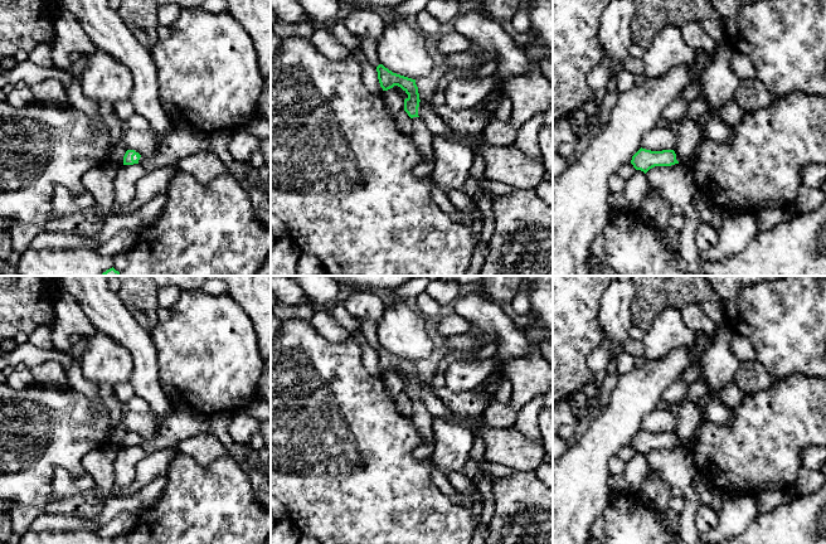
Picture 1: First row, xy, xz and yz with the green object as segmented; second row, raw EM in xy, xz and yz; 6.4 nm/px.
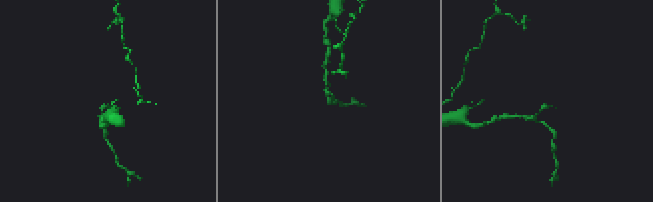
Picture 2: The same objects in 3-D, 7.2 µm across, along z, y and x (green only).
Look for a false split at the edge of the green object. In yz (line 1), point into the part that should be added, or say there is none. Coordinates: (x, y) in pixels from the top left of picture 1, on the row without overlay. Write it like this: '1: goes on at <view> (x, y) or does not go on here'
1: does not go on here

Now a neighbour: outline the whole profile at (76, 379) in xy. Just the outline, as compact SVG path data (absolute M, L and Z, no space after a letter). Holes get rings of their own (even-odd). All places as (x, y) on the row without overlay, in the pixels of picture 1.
M71 364L65 369L65 375L68 379L68 385L74 390L84 394L92 400L93 405L98 409L101 414L108 414L108 411L99 395L99 388L96 383L88 382L83 374L82 368L78 364Z

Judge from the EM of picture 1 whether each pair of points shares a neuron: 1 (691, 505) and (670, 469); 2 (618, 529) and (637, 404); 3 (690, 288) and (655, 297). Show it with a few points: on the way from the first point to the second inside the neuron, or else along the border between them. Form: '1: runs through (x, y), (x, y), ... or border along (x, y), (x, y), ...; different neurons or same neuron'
1: runs through (690, 496), (685, 484), (679, 477); same neuron
2: border along (611, 494), (602, 514); different neurons
3: runs through (681, 288), (664, 288); same neuron

